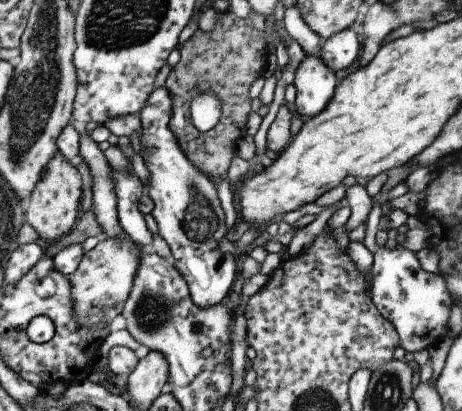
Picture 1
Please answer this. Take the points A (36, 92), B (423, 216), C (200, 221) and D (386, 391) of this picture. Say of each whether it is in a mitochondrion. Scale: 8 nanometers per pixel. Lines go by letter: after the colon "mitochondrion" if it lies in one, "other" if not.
A: mitochondrion
B: other
C: mitochondrion
D: mitochondrion

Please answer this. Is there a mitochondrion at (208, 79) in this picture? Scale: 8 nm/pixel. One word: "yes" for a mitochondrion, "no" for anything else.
yes

